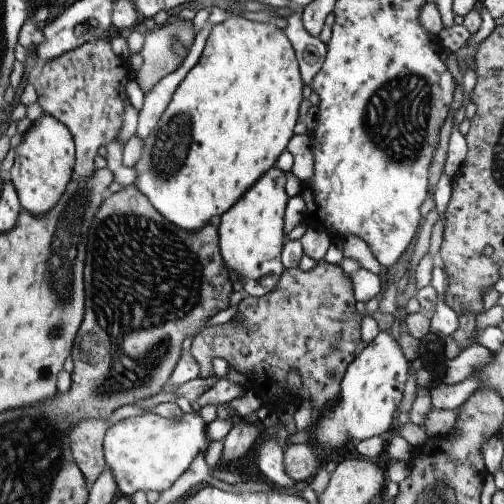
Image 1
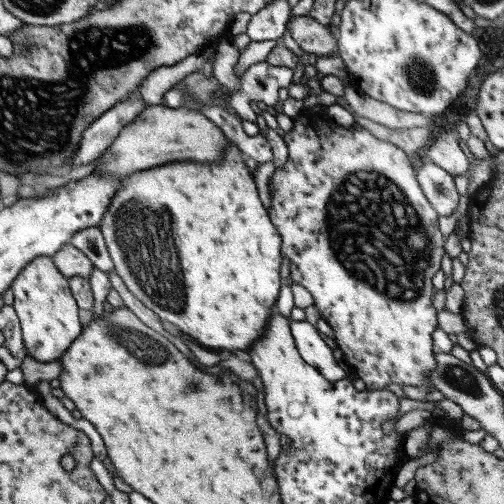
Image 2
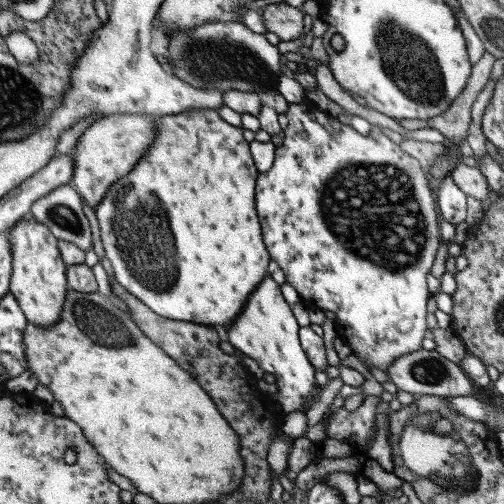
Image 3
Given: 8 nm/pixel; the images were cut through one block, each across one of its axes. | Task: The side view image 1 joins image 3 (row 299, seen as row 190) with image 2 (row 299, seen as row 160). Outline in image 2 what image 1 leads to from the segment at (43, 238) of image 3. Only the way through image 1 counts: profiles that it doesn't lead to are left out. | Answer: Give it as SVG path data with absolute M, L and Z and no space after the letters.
M37 256L23 266L19 276L11 284L13 308L21 324L21 336L25 356L39 362L57 362L69 344L81 334L83 324L79 318L79 306L69 290L69 280L55 268L49 256Z

